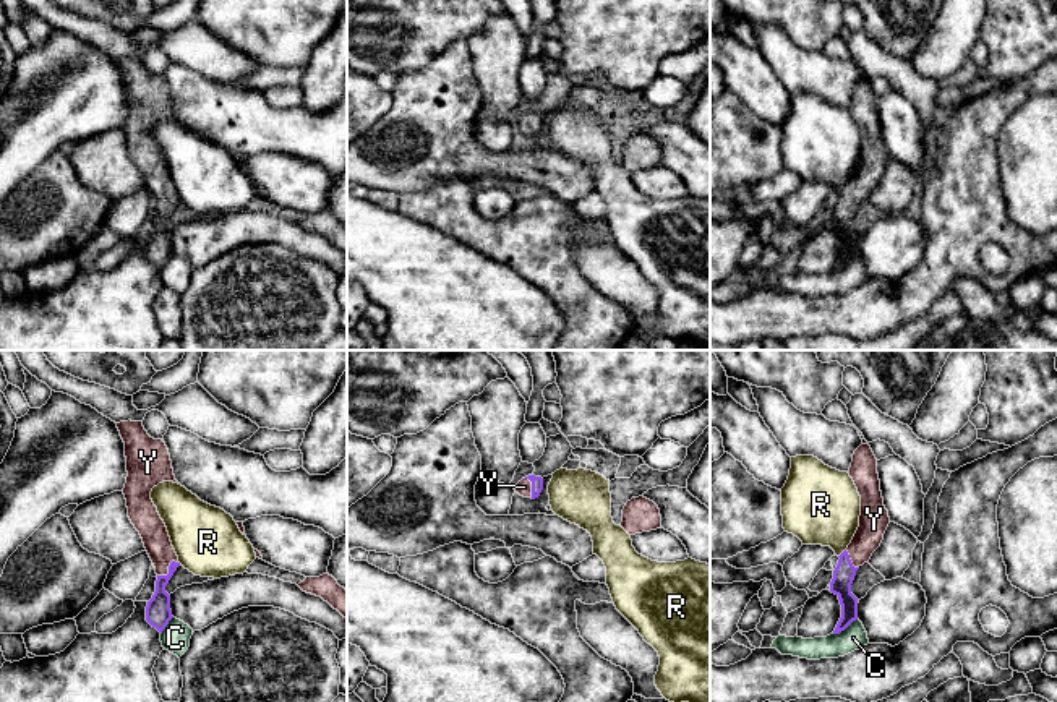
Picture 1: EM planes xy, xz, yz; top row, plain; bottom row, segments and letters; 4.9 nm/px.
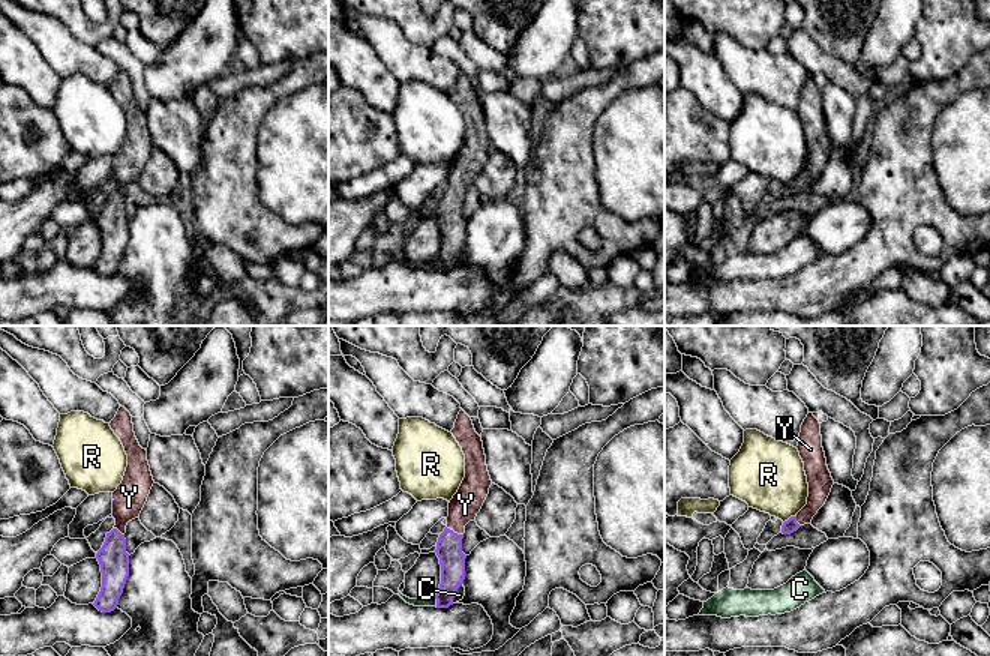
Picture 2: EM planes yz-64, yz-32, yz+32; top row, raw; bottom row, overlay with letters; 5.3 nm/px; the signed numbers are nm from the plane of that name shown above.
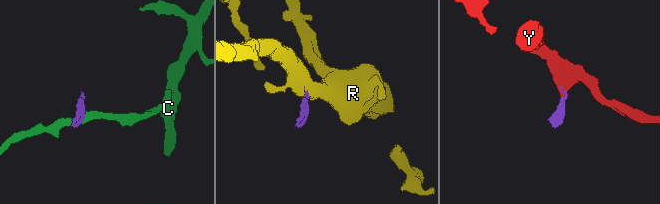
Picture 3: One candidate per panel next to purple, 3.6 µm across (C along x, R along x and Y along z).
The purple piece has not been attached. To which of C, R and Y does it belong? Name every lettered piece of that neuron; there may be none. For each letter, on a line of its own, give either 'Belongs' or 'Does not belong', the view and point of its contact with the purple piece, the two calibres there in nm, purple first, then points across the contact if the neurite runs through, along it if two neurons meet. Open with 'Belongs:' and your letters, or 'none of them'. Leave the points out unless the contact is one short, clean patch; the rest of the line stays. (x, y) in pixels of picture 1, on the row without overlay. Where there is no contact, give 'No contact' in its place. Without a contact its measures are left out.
Belongs: Y
C: Does not belong. Touches purple at yz (845, 265). Thickness 100 nm (purple) against 120 nm. Boundary: yz (856, 255), (834, 271)
R: Does not belong. Touches purple at yz (842, 190). Thickness 110 nm (purple) against 360 nm. Boundary: yz (845, 185), (838, 193)
Y: Belongs. Touches purple at xy (169, 206). Thickness 130 nm (purple) against 140 nm. Path across: xy (158, 248), (161, 219), (169, 206), (153, 167)

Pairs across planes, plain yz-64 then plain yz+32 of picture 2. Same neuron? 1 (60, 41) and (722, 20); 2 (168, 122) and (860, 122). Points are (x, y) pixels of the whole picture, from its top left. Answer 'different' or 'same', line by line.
1: different
2: different

